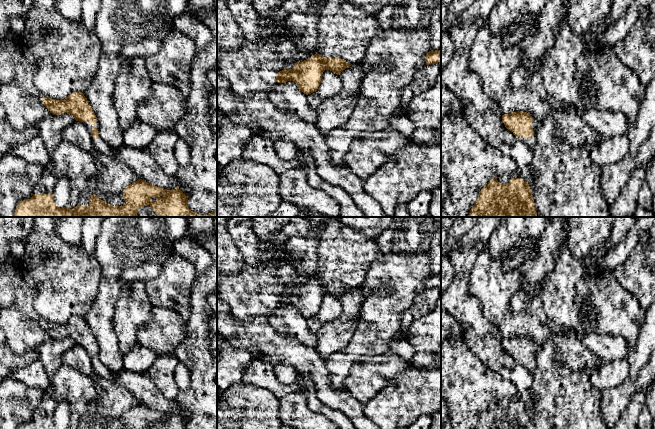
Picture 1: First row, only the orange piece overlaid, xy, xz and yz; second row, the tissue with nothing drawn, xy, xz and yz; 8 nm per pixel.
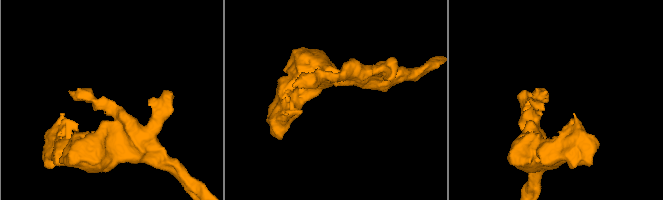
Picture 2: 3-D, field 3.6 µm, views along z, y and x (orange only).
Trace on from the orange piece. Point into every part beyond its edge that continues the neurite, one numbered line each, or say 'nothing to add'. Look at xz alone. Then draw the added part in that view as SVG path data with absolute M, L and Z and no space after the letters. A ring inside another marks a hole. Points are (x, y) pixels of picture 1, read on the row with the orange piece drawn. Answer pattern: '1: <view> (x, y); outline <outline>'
1: xz (286, 48); outline M285 36L276 46L275 53L284 58L285 65L290 60L293 62L303 62L305 60L303 54L298 51L295 42Z

